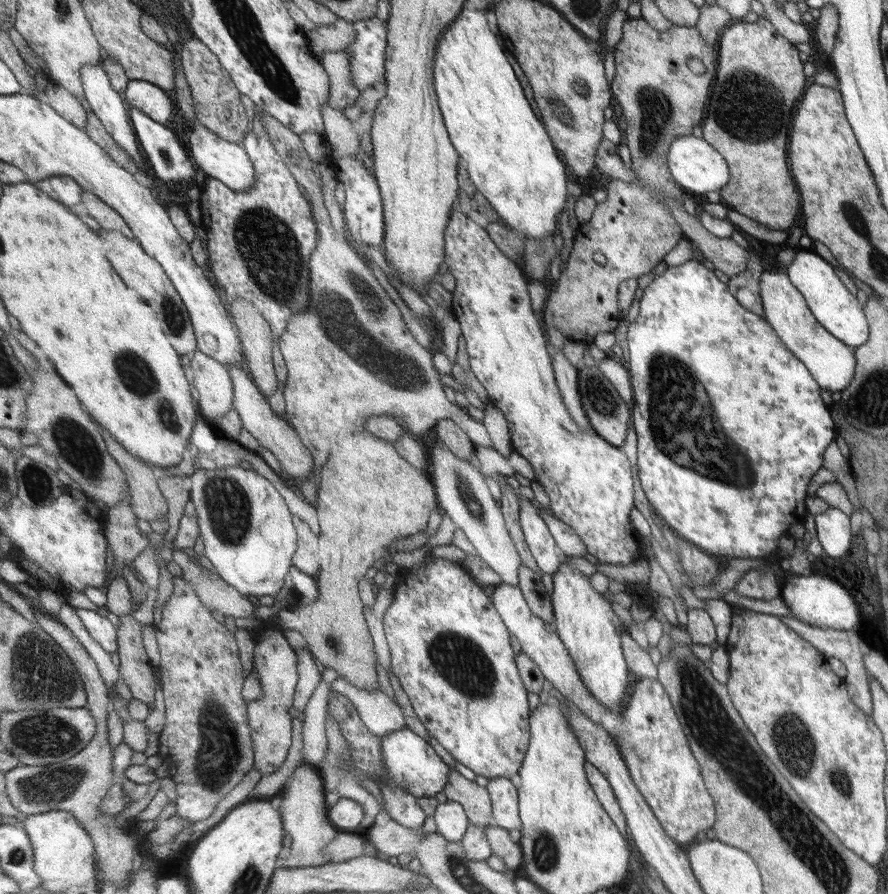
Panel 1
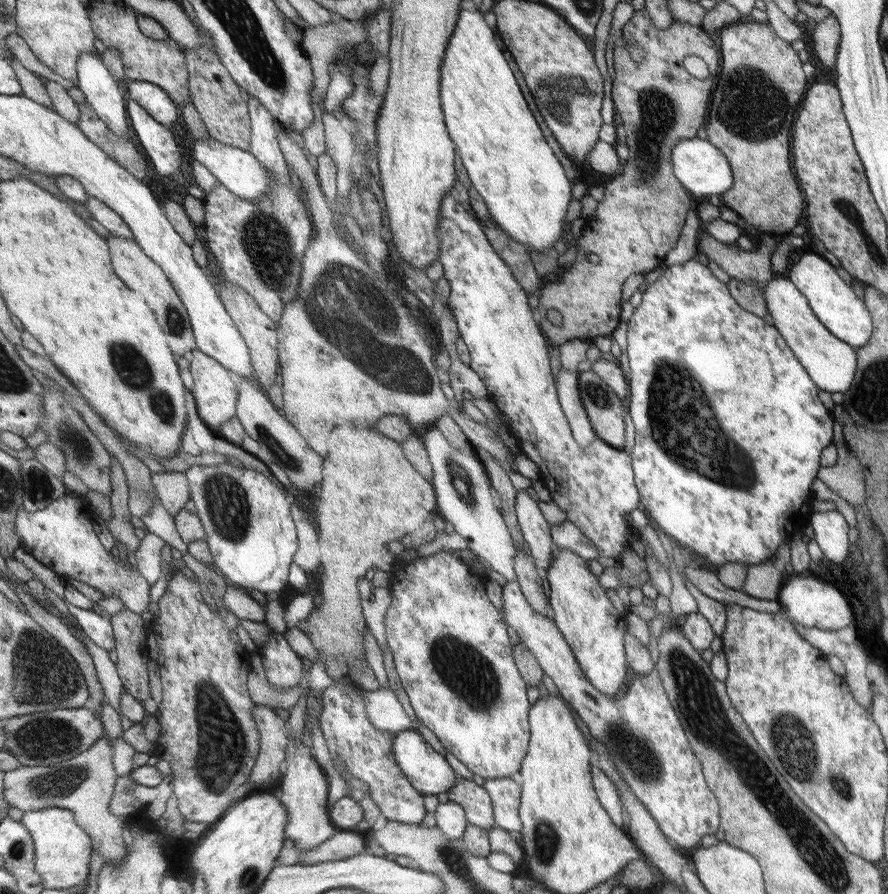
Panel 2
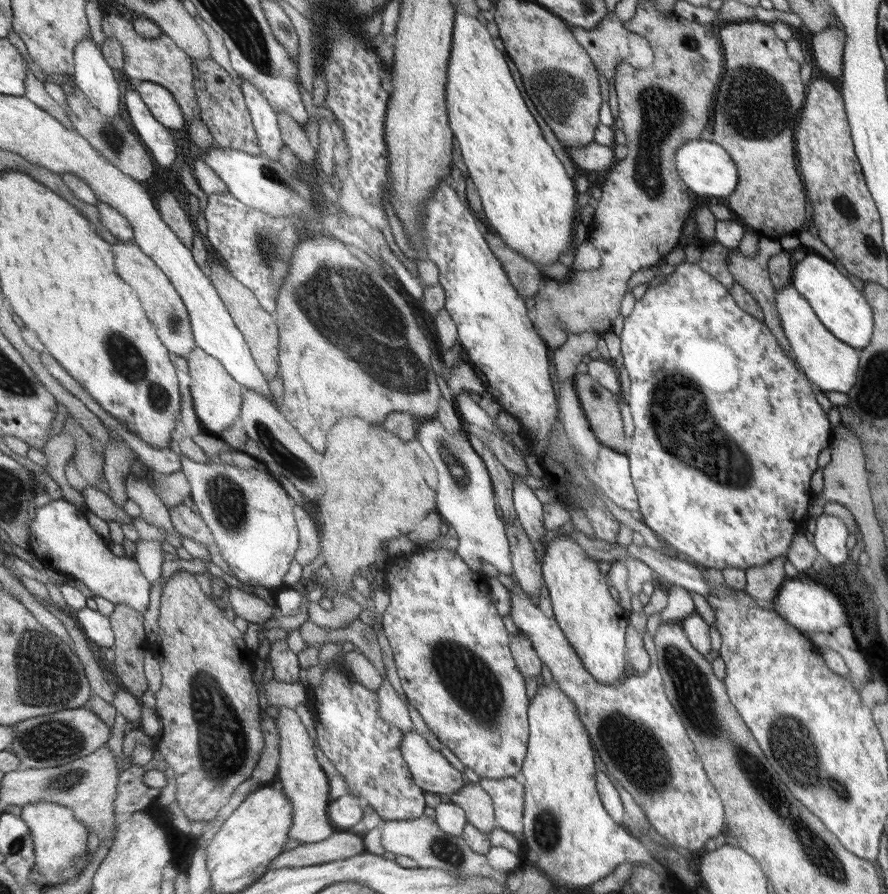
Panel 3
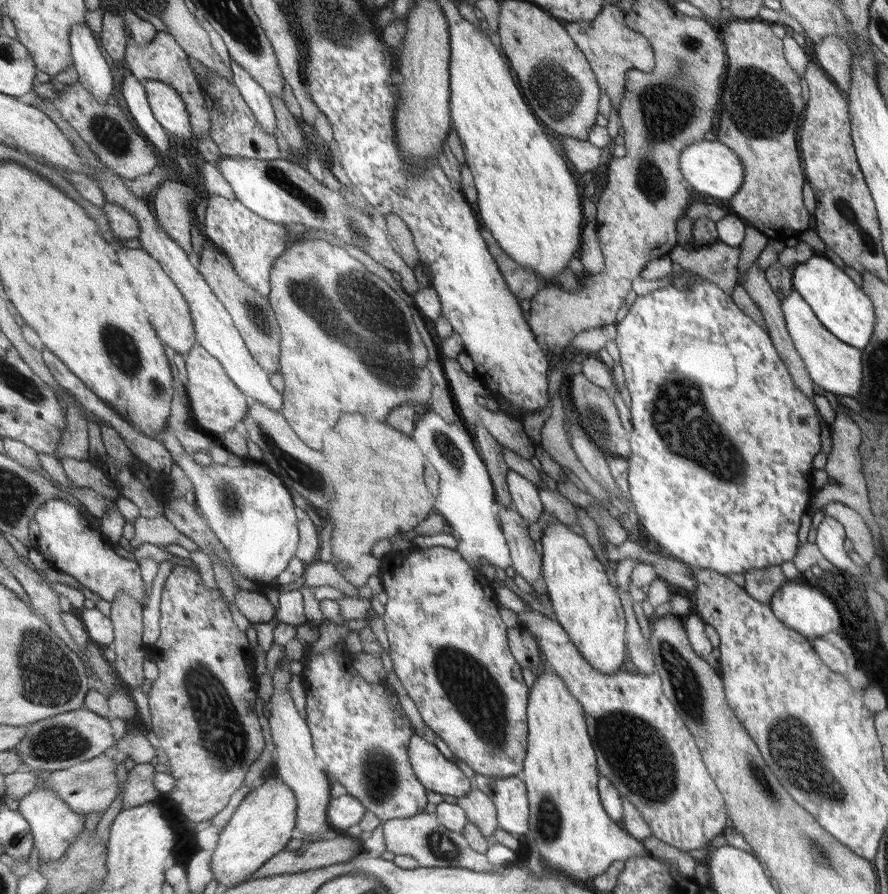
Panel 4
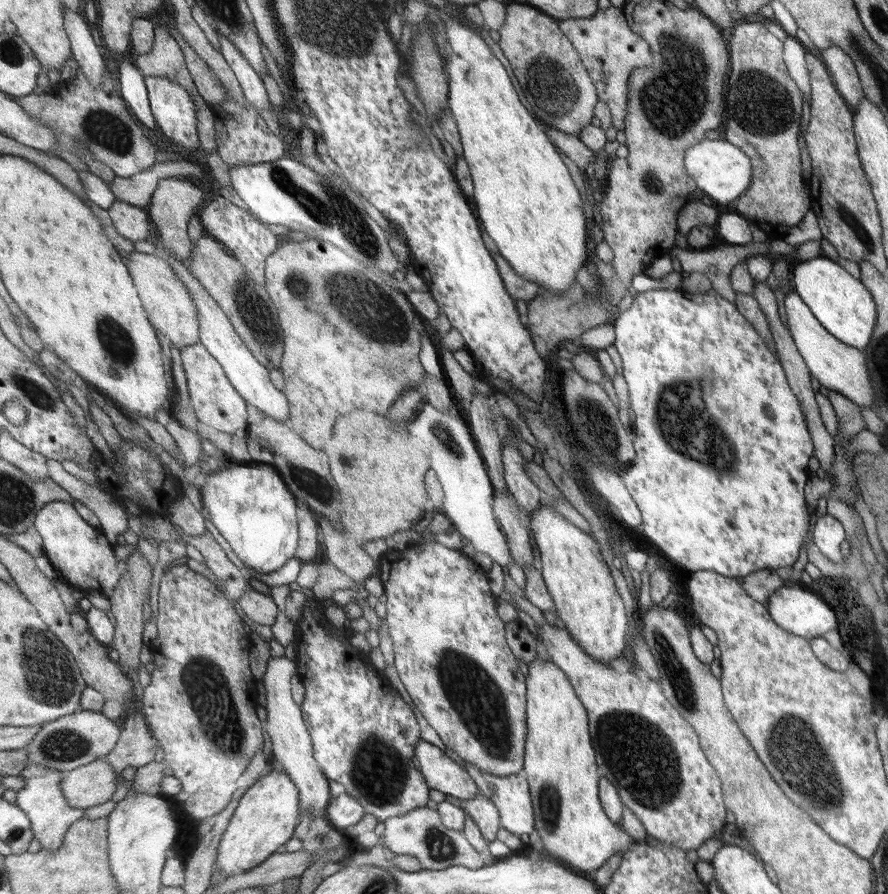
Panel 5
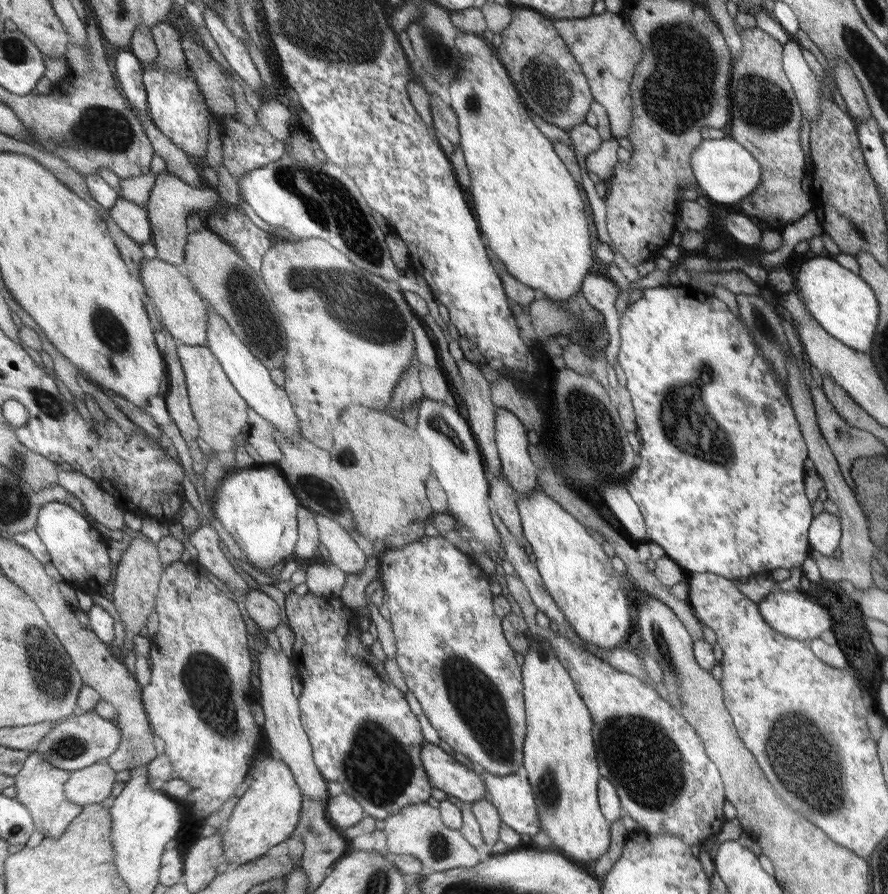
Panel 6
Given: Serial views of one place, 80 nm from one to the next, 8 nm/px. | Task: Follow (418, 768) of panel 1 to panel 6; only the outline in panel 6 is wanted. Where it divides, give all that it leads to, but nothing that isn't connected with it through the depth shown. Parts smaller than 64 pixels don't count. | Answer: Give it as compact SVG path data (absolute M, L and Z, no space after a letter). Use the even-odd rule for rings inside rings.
M427 743L422 746L420 757L431 786L445 795L469 804L485 798L486 790L481 776L462 764L457 764L448 753L445 754L441 748L437 748L437 745Z

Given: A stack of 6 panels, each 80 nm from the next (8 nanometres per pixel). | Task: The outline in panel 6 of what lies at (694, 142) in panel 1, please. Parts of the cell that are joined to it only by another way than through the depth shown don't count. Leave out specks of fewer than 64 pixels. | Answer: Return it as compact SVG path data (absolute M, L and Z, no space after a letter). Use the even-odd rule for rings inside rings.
M726 136L720 139L702 140L692 152L690 165L698 187L713 202L735 204L754 192L763 177L763 170L758 160L738 142Z

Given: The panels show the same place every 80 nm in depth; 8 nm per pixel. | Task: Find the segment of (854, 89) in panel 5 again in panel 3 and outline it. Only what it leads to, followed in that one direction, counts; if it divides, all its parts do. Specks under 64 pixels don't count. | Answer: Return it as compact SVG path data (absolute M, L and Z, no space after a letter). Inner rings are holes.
M832 23L811 37L813 60L822 72L840 80L842 77L842 56L845 35L837 23Z

